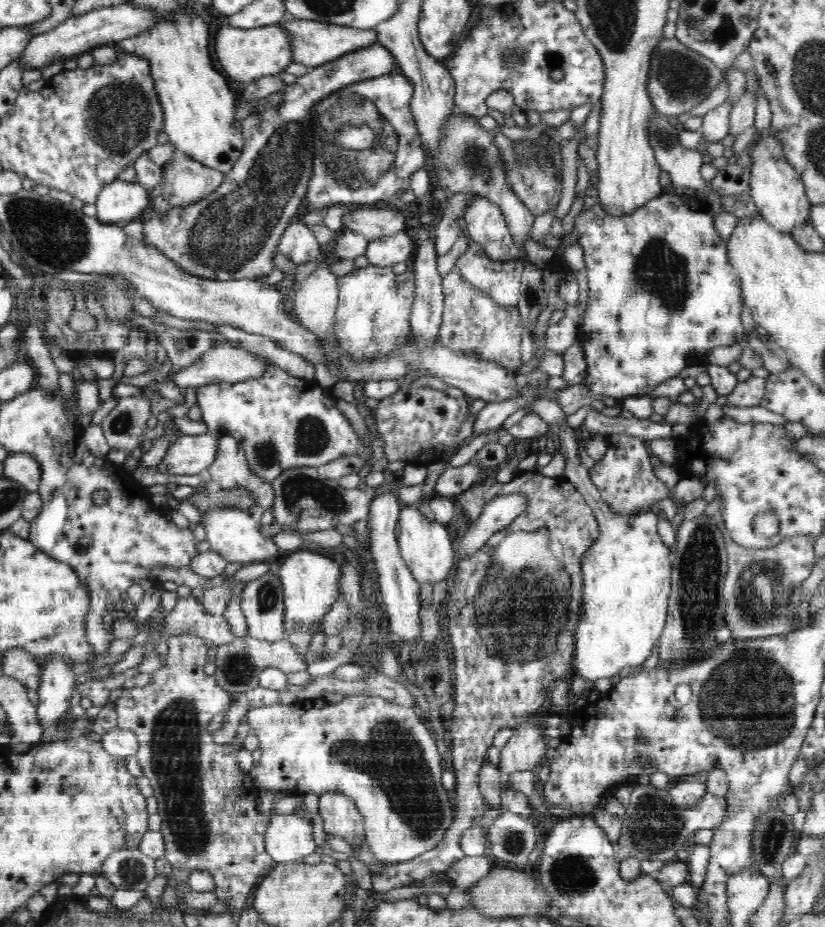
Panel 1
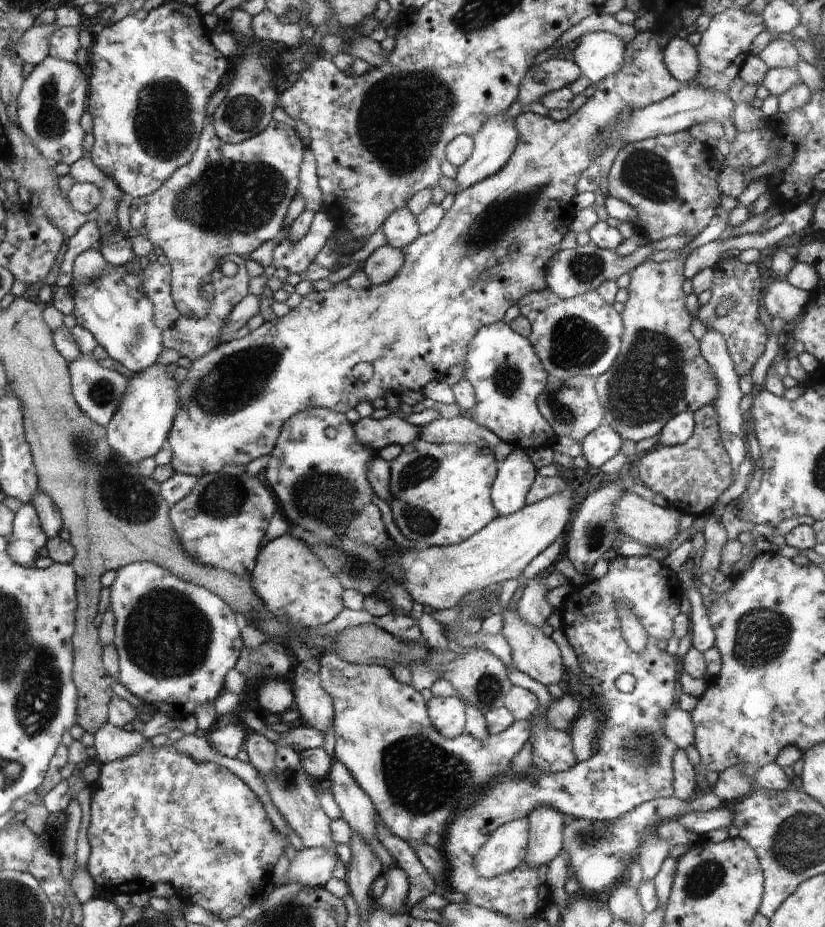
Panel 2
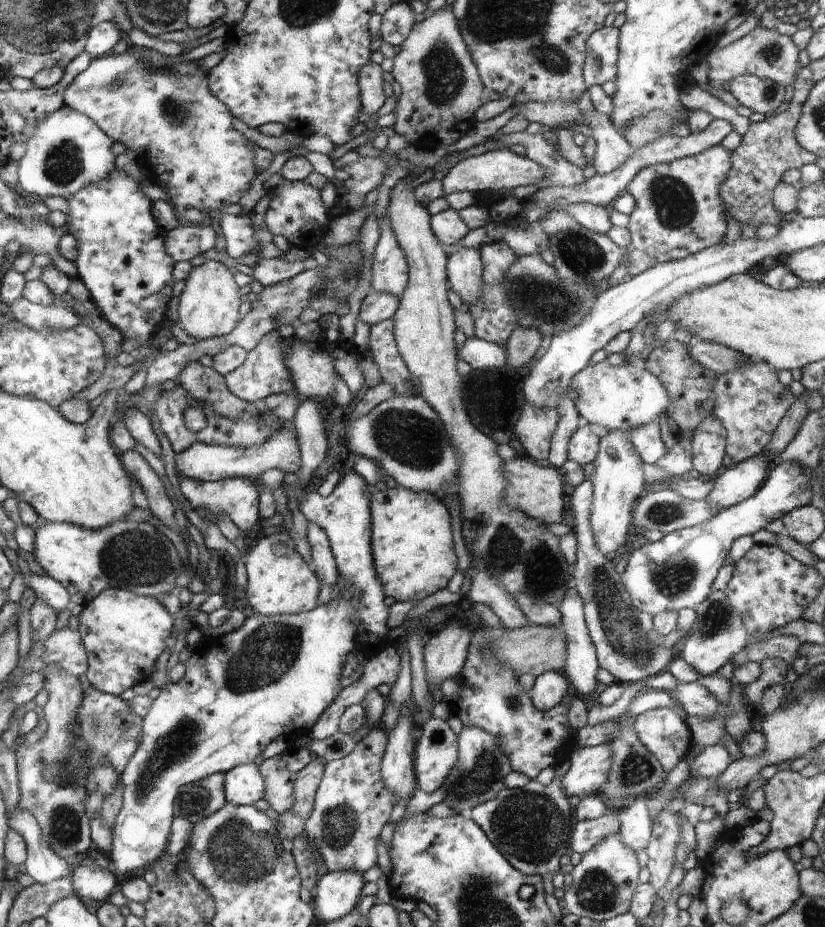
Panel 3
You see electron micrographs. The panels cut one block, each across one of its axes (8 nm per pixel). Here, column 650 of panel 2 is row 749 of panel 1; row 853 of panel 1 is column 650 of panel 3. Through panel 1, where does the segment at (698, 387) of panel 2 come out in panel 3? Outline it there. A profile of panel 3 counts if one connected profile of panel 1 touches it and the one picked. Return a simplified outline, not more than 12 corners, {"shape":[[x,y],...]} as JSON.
{"shape":[[588,363],[568,398],[584,423],[634,431],[670,406],[642,365]]}

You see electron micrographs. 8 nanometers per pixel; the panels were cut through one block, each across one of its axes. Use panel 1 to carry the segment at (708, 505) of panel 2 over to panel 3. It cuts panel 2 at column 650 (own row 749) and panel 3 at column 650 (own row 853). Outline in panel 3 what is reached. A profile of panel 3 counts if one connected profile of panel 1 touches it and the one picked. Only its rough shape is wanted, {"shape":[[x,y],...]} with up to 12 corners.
{"shape":[[660,418],[634,428],[630,440],[644,463],[668,450],[660,439]]}

